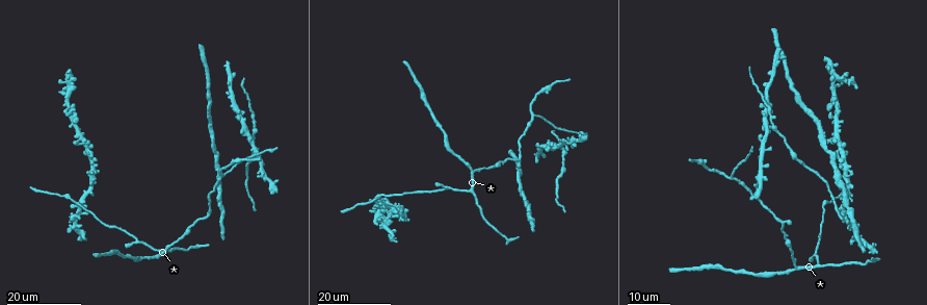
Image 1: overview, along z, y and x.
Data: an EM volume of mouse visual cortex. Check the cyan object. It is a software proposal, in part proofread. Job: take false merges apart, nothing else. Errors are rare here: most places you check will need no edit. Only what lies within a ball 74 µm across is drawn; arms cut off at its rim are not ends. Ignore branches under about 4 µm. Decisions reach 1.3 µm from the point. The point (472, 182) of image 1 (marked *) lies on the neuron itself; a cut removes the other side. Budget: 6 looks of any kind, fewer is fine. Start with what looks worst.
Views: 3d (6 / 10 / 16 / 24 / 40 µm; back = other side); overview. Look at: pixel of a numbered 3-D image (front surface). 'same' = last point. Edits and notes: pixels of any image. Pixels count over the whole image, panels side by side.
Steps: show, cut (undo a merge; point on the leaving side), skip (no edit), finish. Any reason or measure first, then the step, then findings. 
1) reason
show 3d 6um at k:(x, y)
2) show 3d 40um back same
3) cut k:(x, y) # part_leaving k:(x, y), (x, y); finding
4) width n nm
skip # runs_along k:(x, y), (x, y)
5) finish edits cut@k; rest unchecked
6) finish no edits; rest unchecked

arms part here
show 3d 16um at 1:(224, 173)

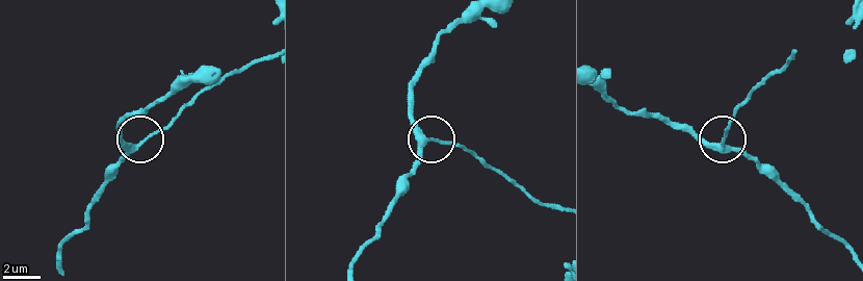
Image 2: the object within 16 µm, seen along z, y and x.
show 3d 6um at 2:(132, 149)

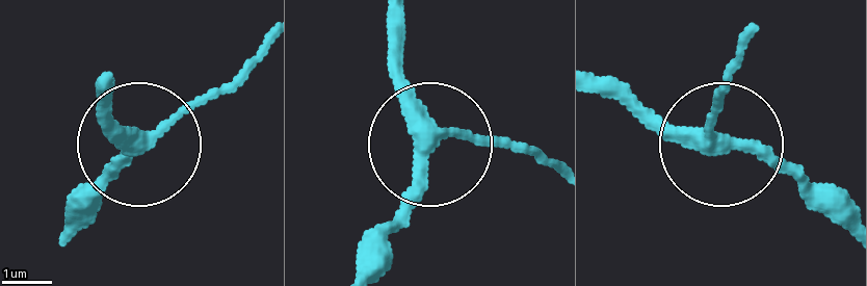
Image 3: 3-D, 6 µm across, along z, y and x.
width 290 nm
skip # runs_along 3:(360, 265), (429, 153), (425, 104), (392, 58); one neuron here

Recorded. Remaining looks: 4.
show 3d 24um at 1:(566, 153)

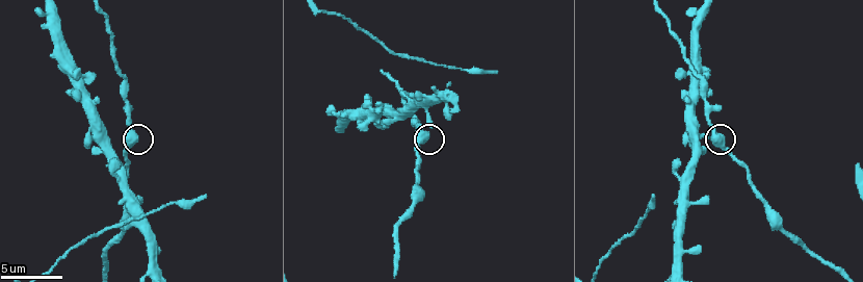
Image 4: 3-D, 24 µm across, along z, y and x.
show 3d 6um at 4:(132, 144)

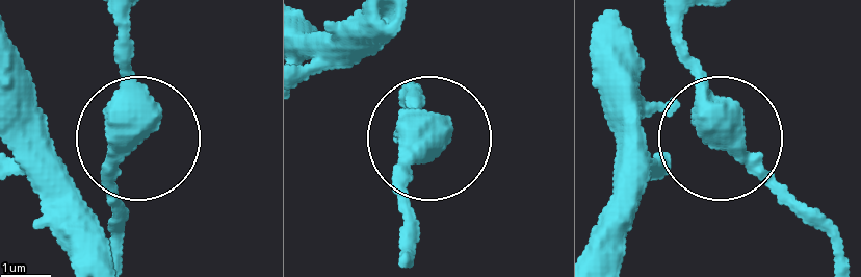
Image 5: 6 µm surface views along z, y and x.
skip # all the same neuron

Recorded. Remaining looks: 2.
side arm on a straight run
show 3d 6um at 4:(145, 218)

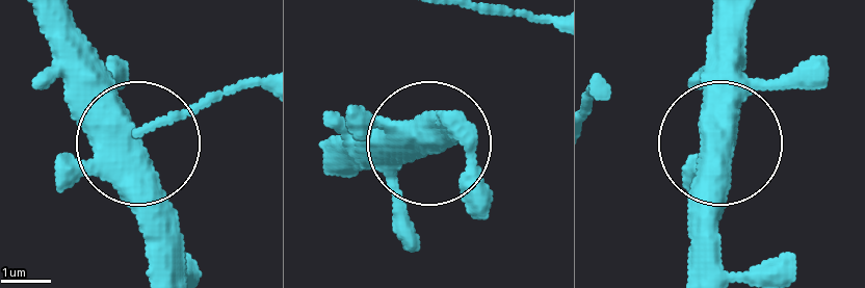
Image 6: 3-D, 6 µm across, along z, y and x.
show 3d 6um back at 6:(136, 152)

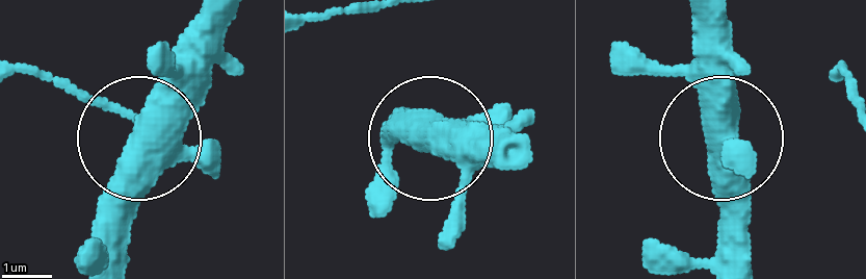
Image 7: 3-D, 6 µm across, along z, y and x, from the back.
width 440 nm
skip # one neuron here

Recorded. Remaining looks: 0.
finish no edits; rest unchecked

